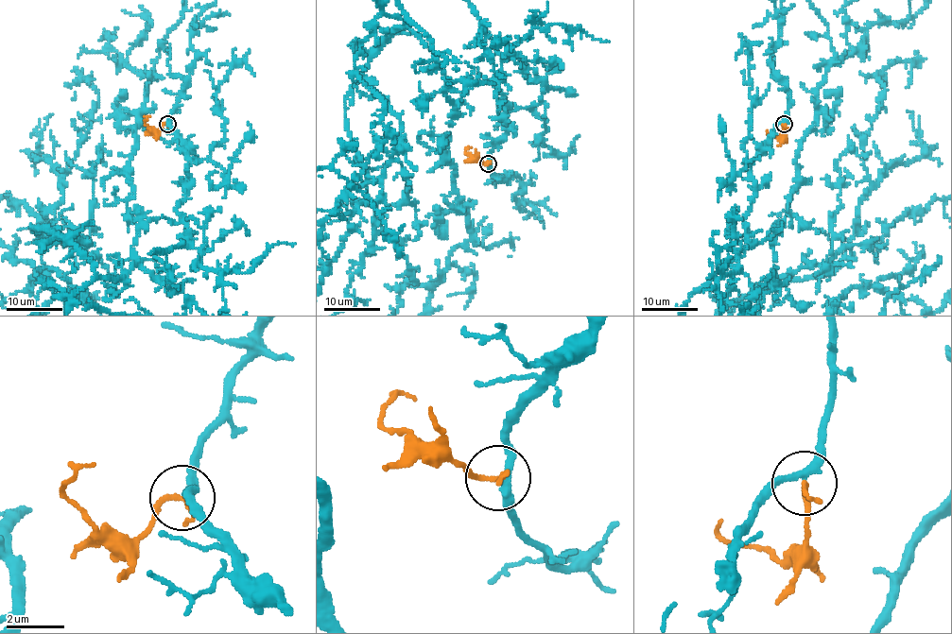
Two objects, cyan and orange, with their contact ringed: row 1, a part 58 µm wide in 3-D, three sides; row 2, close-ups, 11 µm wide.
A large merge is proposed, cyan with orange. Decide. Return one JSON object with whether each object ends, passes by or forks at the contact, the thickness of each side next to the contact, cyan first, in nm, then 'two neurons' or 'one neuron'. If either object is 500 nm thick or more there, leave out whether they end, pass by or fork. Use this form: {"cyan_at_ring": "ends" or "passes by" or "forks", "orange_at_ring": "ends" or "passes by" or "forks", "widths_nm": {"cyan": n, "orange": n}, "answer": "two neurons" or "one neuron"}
{"cyan_at_ring": "passes by", "orange_at_ring": "ends", "widths_nm": {"cyan": 280, "orange": 200}, "answer": "one neuron"}

